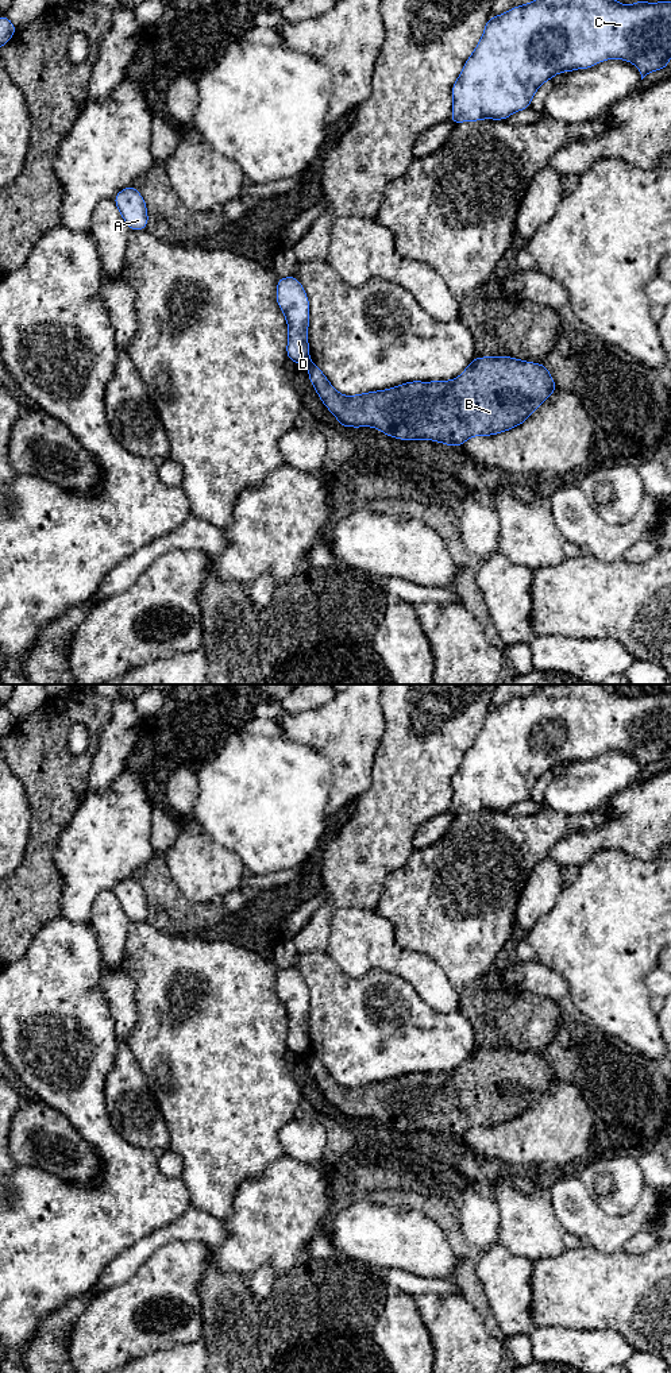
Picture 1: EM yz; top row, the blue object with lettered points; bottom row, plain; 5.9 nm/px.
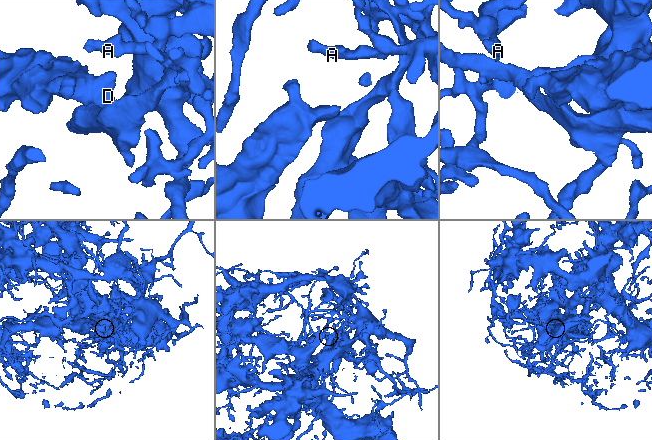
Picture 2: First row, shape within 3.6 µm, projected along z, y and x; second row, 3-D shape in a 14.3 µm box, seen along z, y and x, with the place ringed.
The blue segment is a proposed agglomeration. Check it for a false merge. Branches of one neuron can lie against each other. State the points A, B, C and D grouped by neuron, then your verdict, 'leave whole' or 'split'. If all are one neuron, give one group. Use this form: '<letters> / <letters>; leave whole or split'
A C D / B; split

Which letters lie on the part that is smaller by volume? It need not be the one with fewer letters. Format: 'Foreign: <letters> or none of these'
Foreign: B

